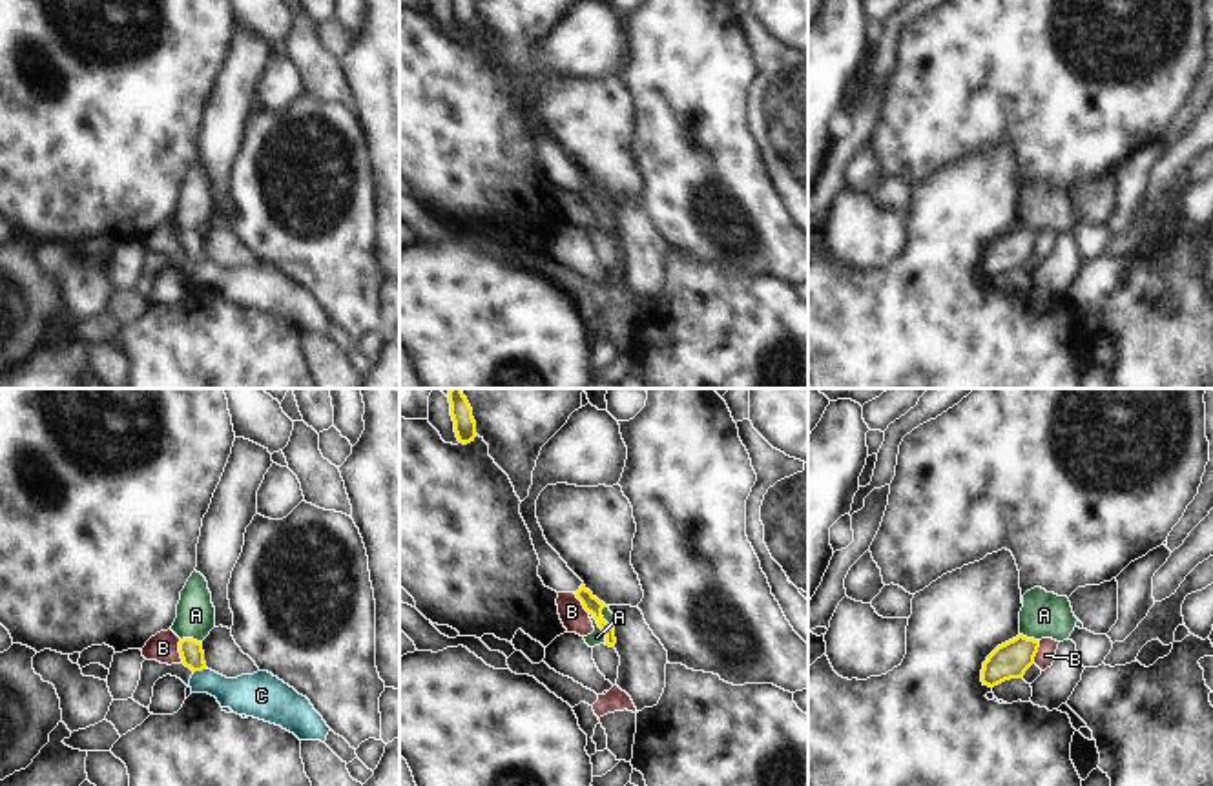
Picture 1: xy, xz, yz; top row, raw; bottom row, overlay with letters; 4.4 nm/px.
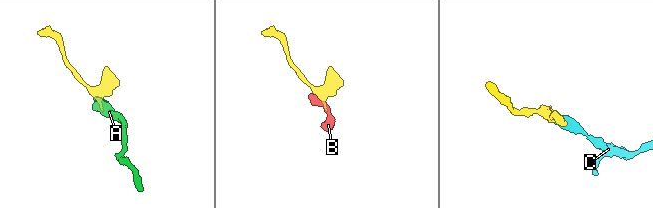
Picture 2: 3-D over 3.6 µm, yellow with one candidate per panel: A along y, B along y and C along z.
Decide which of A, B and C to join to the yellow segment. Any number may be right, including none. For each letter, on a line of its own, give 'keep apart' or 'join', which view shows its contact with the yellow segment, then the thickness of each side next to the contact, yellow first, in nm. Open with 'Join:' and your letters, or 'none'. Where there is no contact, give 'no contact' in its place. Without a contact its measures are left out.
Join: none
A: keep apart | xz | 80/70 nm
B: keep apart | xy | 100/130 nm
C: keep apart | xy | 100/180 nm

